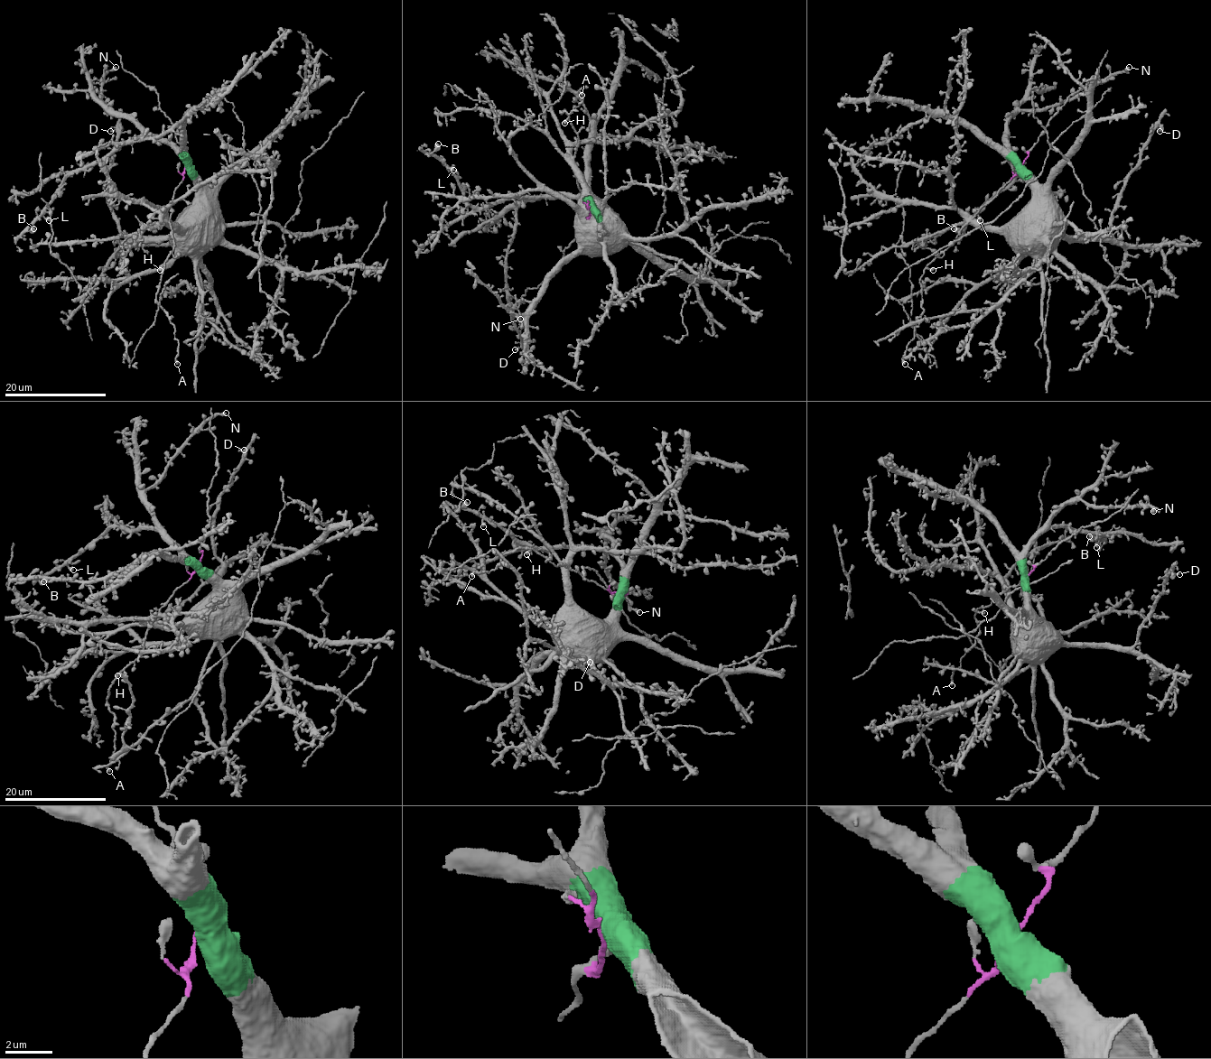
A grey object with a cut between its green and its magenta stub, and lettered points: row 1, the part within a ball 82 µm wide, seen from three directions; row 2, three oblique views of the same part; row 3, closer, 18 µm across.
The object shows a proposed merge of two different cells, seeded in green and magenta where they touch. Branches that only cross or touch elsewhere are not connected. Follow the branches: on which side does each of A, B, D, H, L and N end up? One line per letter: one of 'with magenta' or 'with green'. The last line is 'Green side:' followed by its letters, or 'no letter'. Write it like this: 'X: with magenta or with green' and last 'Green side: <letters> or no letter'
A: with magenta
B: with green
D: with green
H: with magenta
L: with green
N: with green
Green side: B, D, L, N

